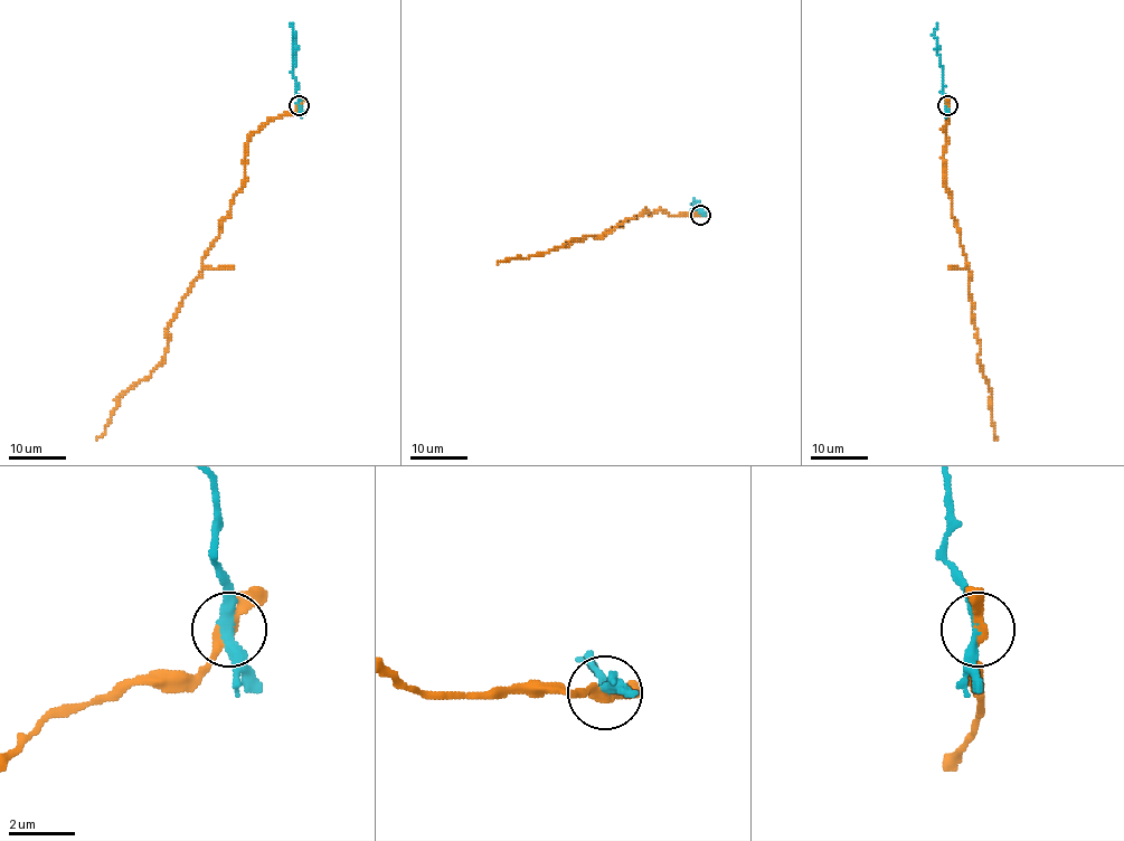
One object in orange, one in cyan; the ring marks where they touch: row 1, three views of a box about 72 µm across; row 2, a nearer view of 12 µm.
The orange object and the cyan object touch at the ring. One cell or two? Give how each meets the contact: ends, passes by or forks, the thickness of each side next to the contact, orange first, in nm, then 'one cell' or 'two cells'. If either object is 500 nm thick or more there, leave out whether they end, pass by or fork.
orange passes by; cyan passes by; 280 nm thick on the orange side, 320 nm on the other; two cells

